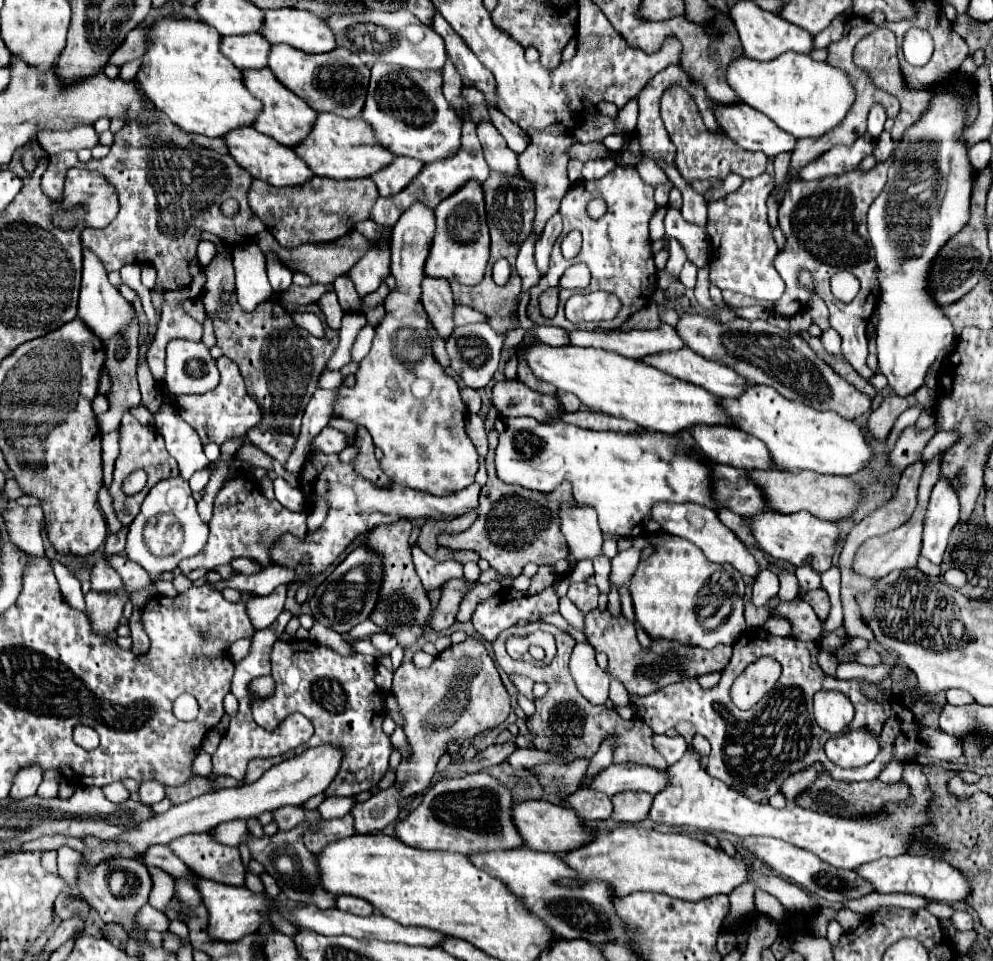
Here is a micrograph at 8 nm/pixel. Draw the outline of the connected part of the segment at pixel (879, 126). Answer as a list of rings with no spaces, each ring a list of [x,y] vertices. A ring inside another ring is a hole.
[[[879,104],[873,106],[869,112],[869,122],[867,122],[867,130],[873,134],[873,138],[877,138],[883,132],[885,120],[887,120],[887,116],[885,116],[883,106],[879,106]]]

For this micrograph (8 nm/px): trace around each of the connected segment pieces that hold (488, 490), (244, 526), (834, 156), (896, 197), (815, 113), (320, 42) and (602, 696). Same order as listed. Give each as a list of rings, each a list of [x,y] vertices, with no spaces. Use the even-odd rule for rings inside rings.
[[[489,432],[489,452],[485,456],[487,466],[487,484],[481,488],[479,498],[479,516],[471,524],[467,532],[461,532],[459,536],[439,536],[439,544],[453,548],[453,550],[475,550],[481,558],[485,558],[491,568],[495,568],[503,576],[519,576],[523,566],[529,562],[541,564],[553,564],[557,560],[563,560],[569,556],[567,542],[561,534],[561,522],[559,522],[559,492],[537,492],[527,490],[517,484],[505,484],[495,474],[495,462],[493,452],[497,446],[497,432]],[[541,494],[545,496],[545,502],[541,504]]]
[[[239,474],[235,478],[229,478],[225,480],[223,488],[219,490],[215,498],[215,510],[209,522],[211,532],[209,532],[207,546],[197,556],[181,560],[181,572],[189,574],[197,568],[215,570],[217,566],[229,564],[231,560],[239,556],[259,560],[261,566],[271,566],[269,548],[267,548],[269,542],[273,542],[277,536],[283,536],[287,532],[291,532],[297,538],[303,538],[303,534],[307,532],[305,518],[307,518],[305,514],[297,514],[297,512],[283,508],[277,500],[267,500],[261,494],[257,480],[253,480],[251,476]]]
[[[869,132],[861,134],[853,146],[835,144],[831,150],[823,152],[819,158],[797,170],[797,176],[803,180],[819,180],[831,174],[843,174],[855,170],[859,162],[873,152],[873,138]]]
[[[937,94],[931,100],[929,110],[919,124],[911,126],[901,142],[897,142],[893,156],[895,166],[891,168],[889,182],[871,204],[867,214],[869,236],[875,246],[875,260],[879,262],[879,280],[881,280],[881,302],[877,306],[879,324],[877,324],[877,356],[879,372],[889,380],[889,386],[901,398],[915,394],[923,384],[927,370],[939,358],[939,354],[948,356],[955,348],[955,332],[949,318],[941,312],[931,298],[927,298],[927,266],[931,258],[939,252],[939,246],[957,234],[969,218],[969,196],[971,196],[971,178],[973,166],[967,158],[967,148],[959,142],[963,130],[963,112],[965,100],[953,94]]]
[[[785,52],[767,62],[759,62],[749,56],[737,56],[727,66],[727,84],[745,104],[769,116],[777,126],[781,126],[795,138],[823,136],[845,118],[853,102],[853,86],[847,82],[847,74],[843,74],[843,70],[829,66],[827,62],[817,62],[809,54],[797,54],[797,52]]]
[[[297,8],[263,10],[261,34],[271,44],[283,42],[309,54],[329,52],[335,48],[335,38],[323,20]]]
[[[577,644],[569,666],[579,692],[591,704],[605,704],[609,698],[609,674],[599,668],[595,650],[589,644]]]

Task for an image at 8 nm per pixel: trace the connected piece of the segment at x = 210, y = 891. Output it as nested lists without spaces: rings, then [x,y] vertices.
[[[193,876],[193,884],[201,894],[203,906],[207,908],[209,922],[207,922],[207,936],[211,940],[221,940],[221,942],[237,942],[247,934],[253,934],[259,930],[261,914],[269,912],[269,902],[265,894],[251,894],[247,888],[237,888],[229,884],[221,884],[215,880],[207,880],[201,876]]]

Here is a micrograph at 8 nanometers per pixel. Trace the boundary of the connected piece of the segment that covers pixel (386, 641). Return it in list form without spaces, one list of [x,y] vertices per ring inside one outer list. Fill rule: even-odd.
[[[373,634],[371,642],[381,652],[381,656],[389,656],[391,650],[397,646],[397,642],[389,634]]]

